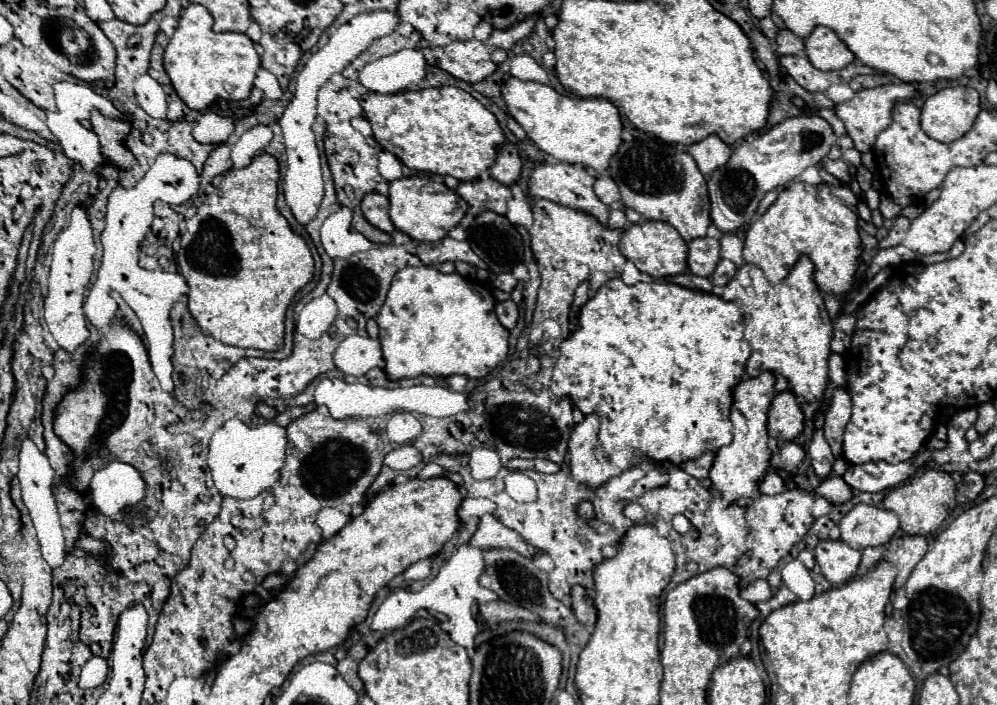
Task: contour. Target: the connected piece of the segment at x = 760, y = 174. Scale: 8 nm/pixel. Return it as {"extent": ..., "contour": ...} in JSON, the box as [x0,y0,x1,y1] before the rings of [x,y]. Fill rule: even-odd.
{"extent":[708,113,836,231],"contour":[[[800,113],[772,125],[766,133],[752,141],[744,139],[742,143],[734,145],[728,163],[712,173],[712,181],[708,179],[714,223],[722,231],[736,231],[750,223],[758,201],[766,191],[790,183],[806,167],[820,163],[820,159],[828,155],[834,143],[836,133],[822,117]]]}

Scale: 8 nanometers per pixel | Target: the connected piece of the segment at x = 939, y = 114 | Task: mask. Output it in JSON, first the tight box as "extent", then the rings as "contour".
{"extent":[920,85,980,141],"contour":[[[950,85],[926,97],[920,125],[936,141],[954,141],[974,125],[978,111],[980,105],[976,89]]]}

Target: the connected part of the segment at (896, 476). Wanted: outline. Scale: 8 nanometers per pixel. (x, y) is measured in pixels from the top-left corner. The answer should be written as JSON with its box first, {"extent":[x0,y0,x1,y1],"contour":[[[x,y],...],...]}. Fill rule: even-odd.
{"extent":[842,461,912,493],"contour":[[[868,461],[864,465],[850,465],[850,469],[842,475],[842,479],[850,485],[852,491],[876,493],[890,487],[896,487],[904,479],[912,475],[912,463],[884,463],[884,461]]]}

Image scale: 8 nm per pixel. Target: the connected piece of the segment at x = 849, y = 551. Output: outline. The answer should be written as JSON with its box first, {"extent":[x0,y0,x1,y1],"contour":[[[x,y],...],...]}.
{"extent":[814,539,860,583],"contour":[[[820,539],[814,547],[814,557],[820,565],[820,573],[826,579],[844,583],[848,577],[854,575],[860,561],[860,551],[844,539]]]}

